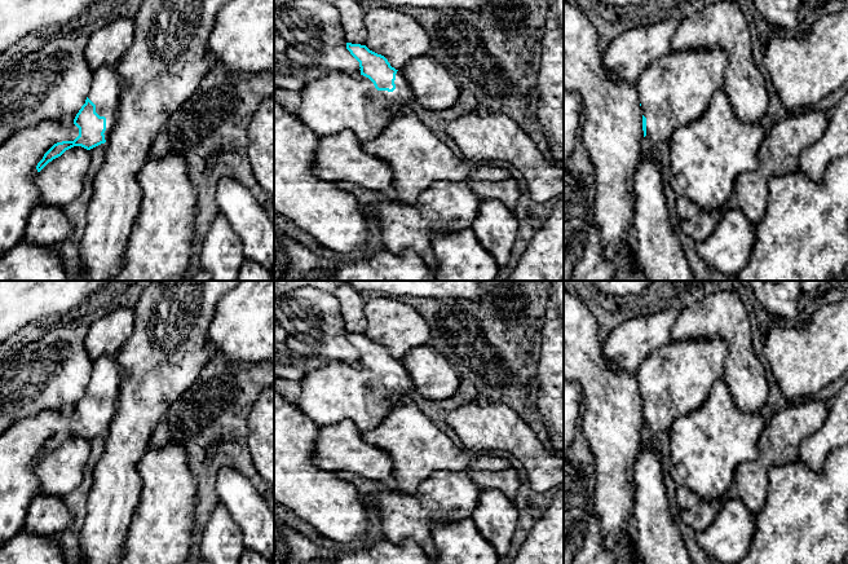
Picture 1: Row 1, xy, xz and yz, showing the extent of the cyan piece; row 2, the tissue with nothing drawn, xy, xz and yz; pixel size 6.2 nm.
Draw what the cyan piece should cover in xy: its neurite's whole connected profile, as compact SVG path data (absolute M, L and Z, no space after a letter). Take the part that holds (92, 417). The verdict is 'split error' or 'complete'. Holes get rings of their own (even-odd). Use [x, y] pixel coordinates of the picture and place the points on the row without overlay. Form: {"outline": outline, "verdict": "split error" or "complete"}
{"outline": "M101 356L93 361L85 393L70 415L44 410L23 418L0 435L0 547L23 529L32 499L39 494L35 470L53 449L74 436L90 440L109 431L119 404L122 369L116 356Z", "verdict": "split error"}

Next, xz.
{"outline": "M346 332L346 339L359 352L359 365L328 361L309 371L300 382L297 407L319 427L350 419L361 433L376 428L389 414L399 397L410 397L415 391L411 376L402 362L388 349L366 335Z", "verdict": "split error"}

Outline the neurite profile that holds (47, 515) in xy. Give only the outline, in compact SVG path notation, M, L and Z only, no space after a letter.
M37 494L30 503L23 529L40 536L56 536L72 523L74 515L61 497Z

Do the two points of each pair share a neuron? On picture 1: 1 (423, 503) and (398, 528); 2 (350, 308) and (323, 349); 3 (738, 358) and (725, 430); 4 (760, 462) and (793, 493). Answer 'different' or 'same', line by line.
1: same
2: different
3: different
4: different

